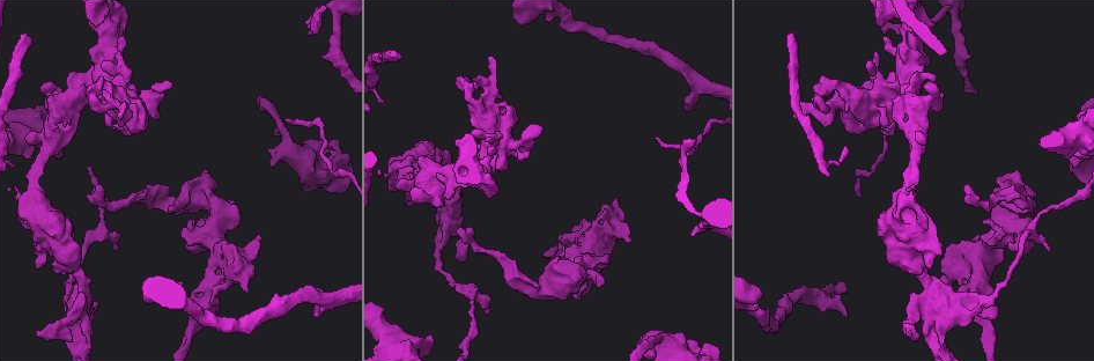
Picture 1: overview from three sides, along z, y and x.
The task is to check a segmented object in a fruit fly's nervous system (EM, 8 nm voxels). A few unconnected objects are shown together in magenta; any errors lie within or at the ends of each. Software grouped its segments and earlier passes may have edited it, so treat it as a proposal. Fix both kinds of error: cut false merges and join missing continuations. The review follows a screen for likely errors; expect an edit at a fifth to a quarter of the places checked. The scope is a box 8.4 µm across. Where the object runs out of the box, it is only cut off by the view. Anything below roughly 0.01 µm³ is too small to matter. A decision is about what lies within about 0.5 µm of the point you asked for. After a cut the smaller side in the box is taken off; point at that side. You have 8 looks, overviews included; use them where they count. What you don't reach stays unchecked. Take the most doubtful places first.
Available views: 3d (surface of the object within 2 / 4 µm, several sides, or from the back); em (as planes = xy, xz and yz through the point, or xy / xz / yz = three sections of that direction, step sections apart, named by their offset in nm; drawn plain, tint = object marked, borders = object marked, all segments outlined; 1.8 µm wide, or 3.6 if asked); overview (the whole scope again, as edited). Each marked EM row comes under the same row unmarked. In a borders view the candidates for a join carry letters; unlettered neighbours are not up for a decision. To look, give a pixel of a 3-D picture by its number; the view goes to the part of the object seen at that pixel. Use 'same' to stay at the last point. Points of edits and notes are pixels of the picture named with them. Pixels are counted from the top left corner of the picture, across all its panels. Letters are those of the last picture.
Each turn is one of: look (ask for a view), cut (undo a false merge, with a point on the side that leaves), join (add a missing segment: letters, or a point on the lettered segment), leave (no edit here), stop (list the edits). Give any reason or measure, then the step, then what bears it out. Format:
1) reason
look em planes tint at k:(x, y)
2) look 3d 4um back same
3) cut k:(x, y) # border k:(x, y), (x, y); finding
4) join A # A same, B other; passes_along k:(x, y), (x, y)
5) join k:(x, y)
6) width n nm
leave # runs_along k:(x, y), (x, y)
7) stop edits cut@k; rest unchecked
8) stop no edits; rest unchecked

calibre changes
look 3d 2um at 1:(987, 301)

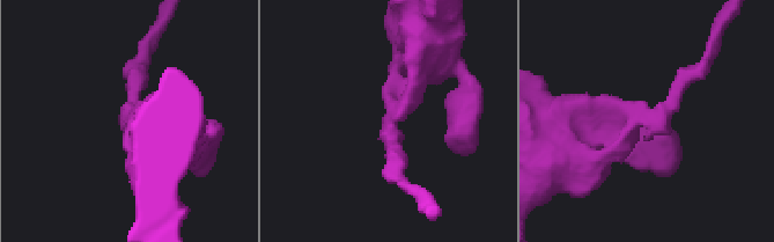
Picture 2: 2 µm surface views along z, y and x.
look em planes borders at 2:(644, 122)

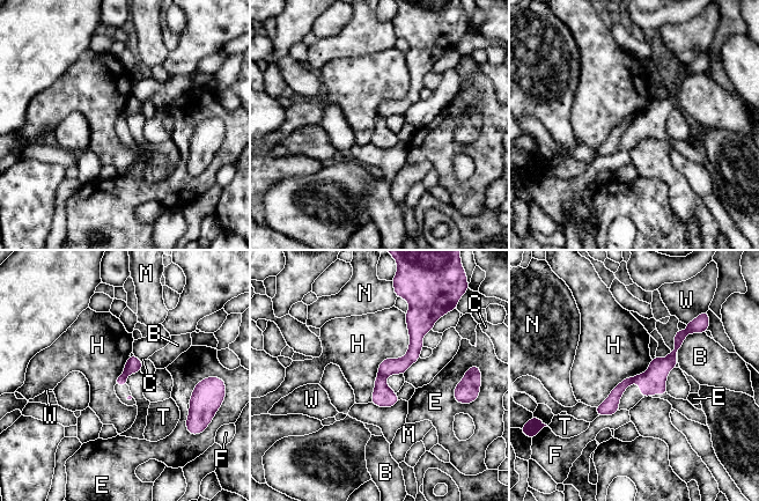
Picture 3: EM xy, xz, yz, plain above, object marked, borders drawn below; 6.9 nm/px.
width 110 nm
cut 3:(383, 396) # B other, C other, E other, F other, H other, M other, N other, T other, W other; part_leaving 3:(683, 334), (672, 358), (645, 393); a second neuron is stuck on

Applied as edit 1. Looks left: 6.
redraw
look overview

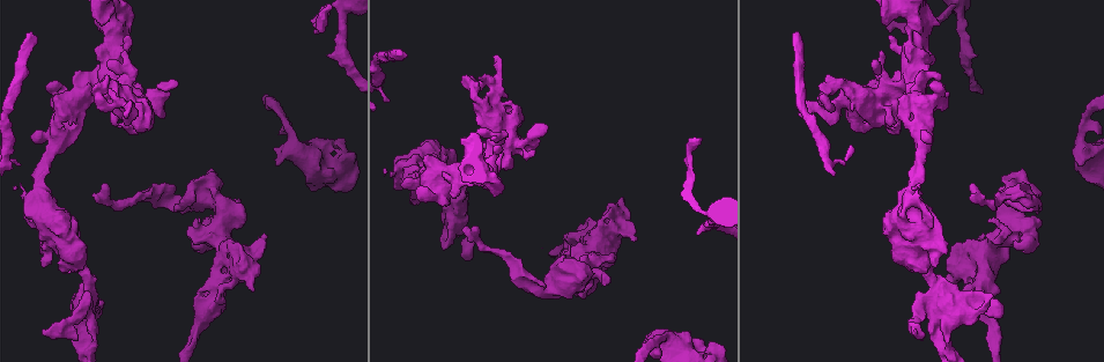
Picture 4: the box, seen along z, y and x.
a fork
look 3d 4um at 4:(929, 107)

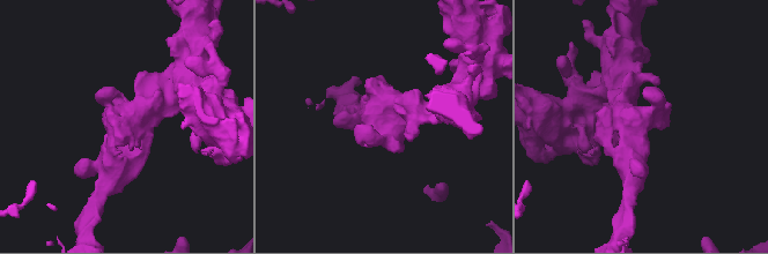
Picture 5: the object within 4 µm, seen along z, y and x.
shape alone is not enough
look em yz step 4 borders at 5:(110, 129)

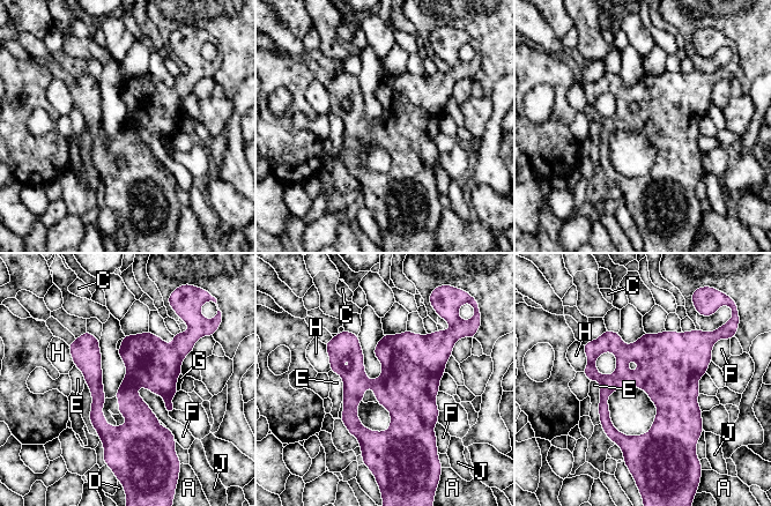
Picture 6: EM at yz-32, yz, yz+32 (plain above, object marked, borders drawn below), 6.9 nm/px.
leave # A other, C other, D other, E other, F other, G other, H other, J other; border 6:(135, 387), (158, 394), (168, 415); continuous, no second neuron

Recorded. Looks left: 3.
thin neck
look em 3.6um planes tint at 4:(412, 168)

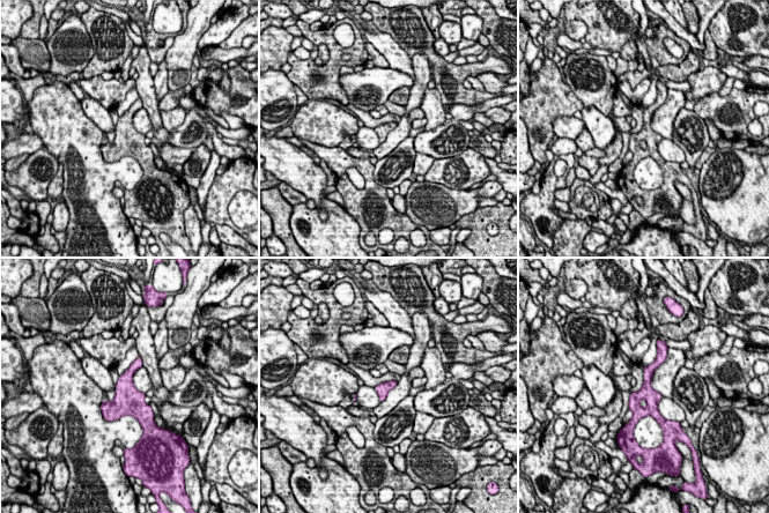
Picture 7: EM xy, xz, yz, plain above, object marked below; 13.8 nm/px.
look em 3.6um planes borders same

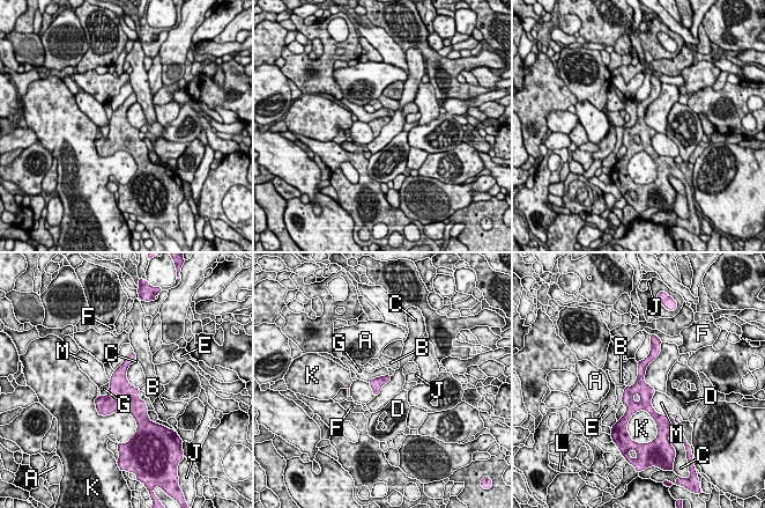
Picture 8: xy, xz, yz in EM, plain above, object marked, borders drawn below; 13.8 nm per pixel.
width 170 nm; longest_contact C 600 nm
leave # A other, B other, C other, D other, E other, F other, G other, J other, K other, L other, M other; continuous, no second neuron

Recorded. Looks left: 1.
stop edits cut@3; rest unchecked

